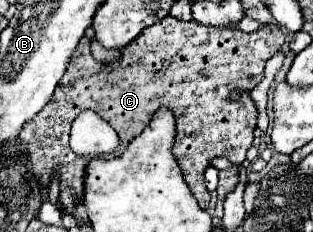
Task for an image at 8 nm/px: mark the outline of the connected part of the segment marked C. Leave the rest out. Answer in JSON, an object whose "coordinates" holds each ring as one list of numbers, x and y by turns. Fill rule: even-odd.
{"coordinates":[[167,16,159,20,159,24,145,28,127,48,121,48,117,60,103,64,93,60,89,38,83,38,51,102,19,132,21,140,29,144,35,176,49,188,51,176,59,174,59,200,65,204,65,212,75,216,81,206,75,204,75,198,83,196,83,174,91,158,79,156,69,148,71,122,83,110,95,110,119,134,119,146,109,154,109,158,113,158,121,156,127,144,143,132,159,106,167,106,177,116,175,158,199,206,207,208,211,196,205,188,203,172,217,156,225,156,233,164,243,164,247,150,253,146,257,122,257,108,249,92,263,80,265,62,281,50,283,42,283,30,271,24,247,34,237,28,211,28,195,20,185,22],[233,90,239,92,237,100,229,98]]}

